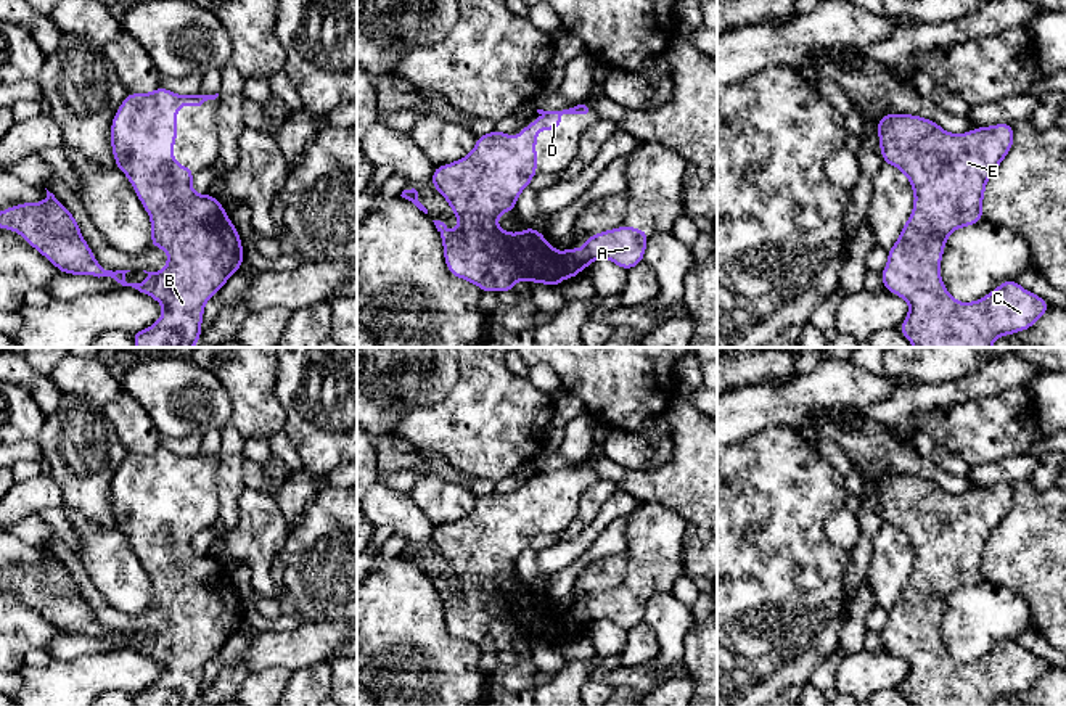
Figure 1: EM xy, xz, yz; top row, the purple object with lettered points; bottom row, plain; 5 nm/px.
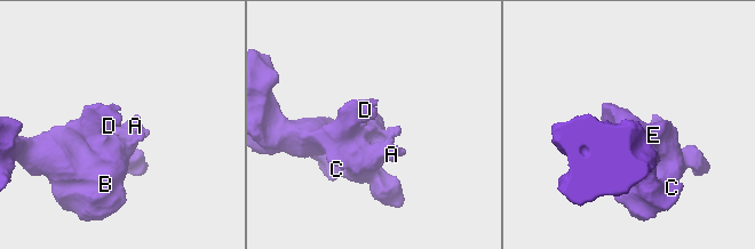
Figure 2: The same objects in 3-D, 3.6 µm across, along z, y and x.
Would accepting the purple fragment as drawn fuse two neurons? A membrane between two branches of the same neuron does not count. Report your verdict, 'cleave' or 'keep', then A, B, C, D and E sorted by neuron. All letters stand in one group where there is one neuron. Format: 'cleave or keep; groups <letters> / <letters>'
keep; groups A B C D E

